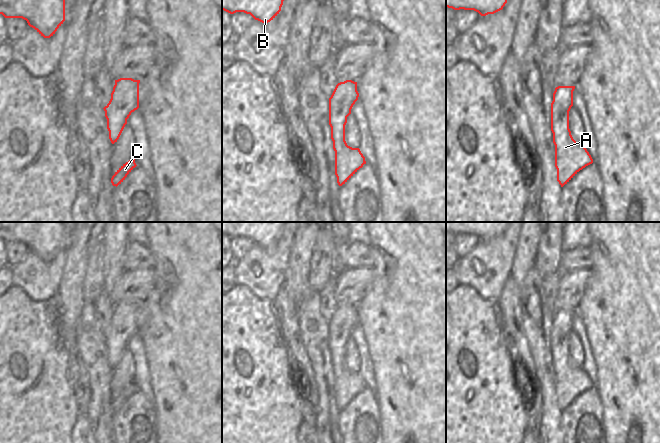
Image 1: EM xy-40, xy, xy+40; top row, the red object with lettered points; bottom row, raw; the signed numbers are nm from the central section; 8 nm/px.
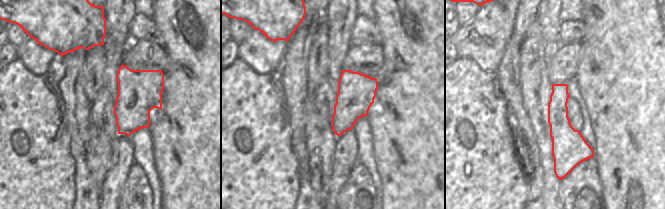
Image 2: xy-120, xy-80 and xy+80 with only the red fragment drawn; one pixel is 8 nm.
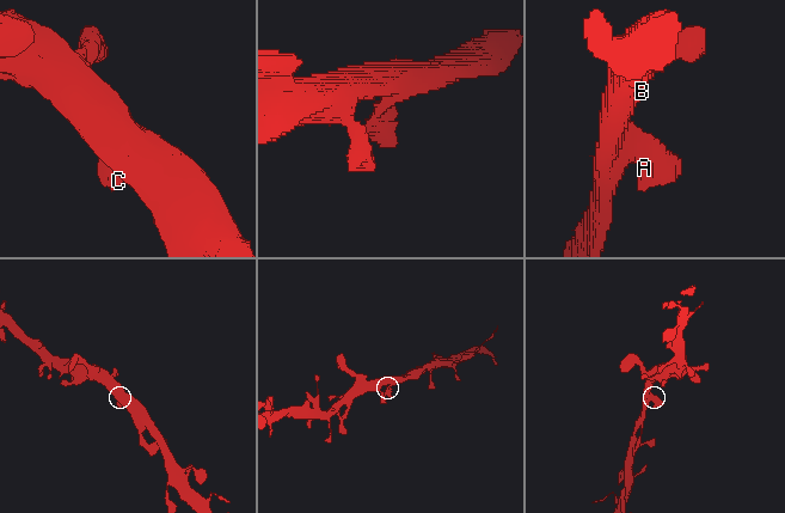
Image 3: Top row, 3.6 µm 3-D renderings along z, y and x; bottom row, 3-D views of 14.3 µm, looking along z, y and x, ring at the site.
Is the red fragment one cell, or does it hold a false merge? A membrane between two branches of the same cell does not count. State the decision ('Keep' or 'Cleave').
Keep

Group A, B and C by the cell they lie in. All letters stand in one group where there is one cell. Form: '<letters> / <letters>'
A B C

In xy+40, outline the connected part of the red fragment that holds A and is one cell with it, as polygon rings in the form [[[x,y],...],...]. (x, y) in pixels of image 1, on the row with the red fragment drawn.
[[[558,86],[551,103],[551,131],[555,145],[557,181],[563,187],[580,170],[593,163],[581,142],[576,142],[569,129],[569,111],[573,106],[575,86]]]

